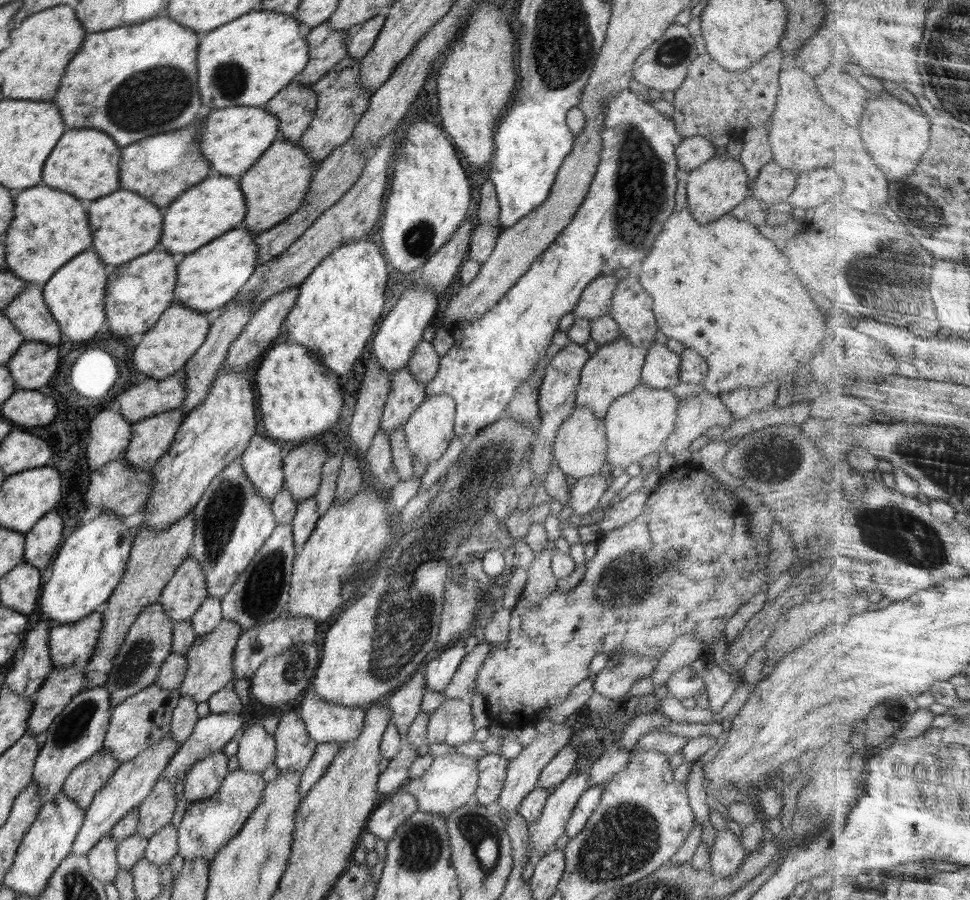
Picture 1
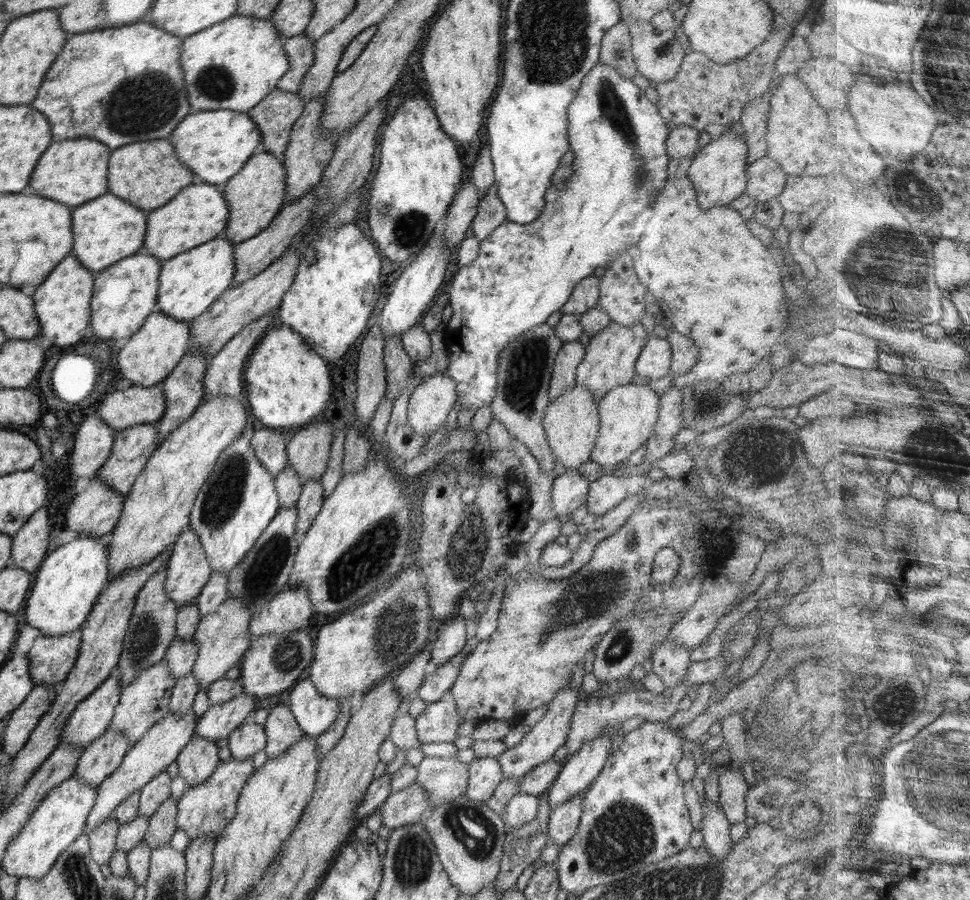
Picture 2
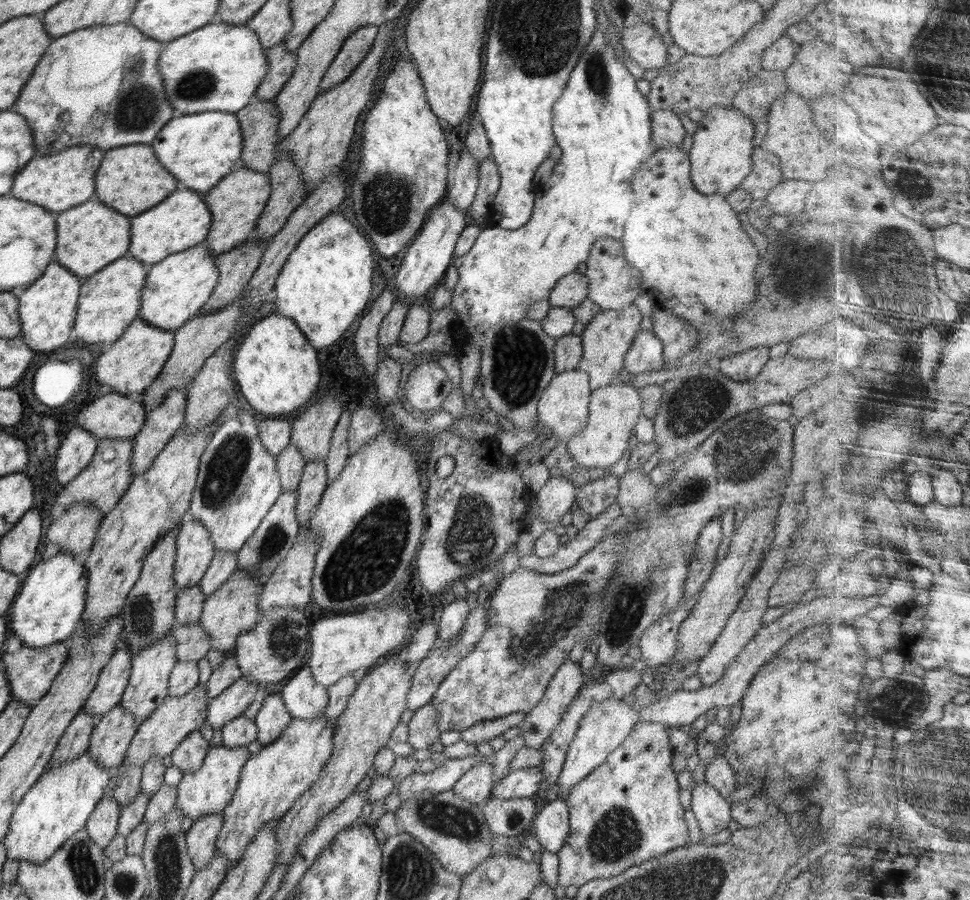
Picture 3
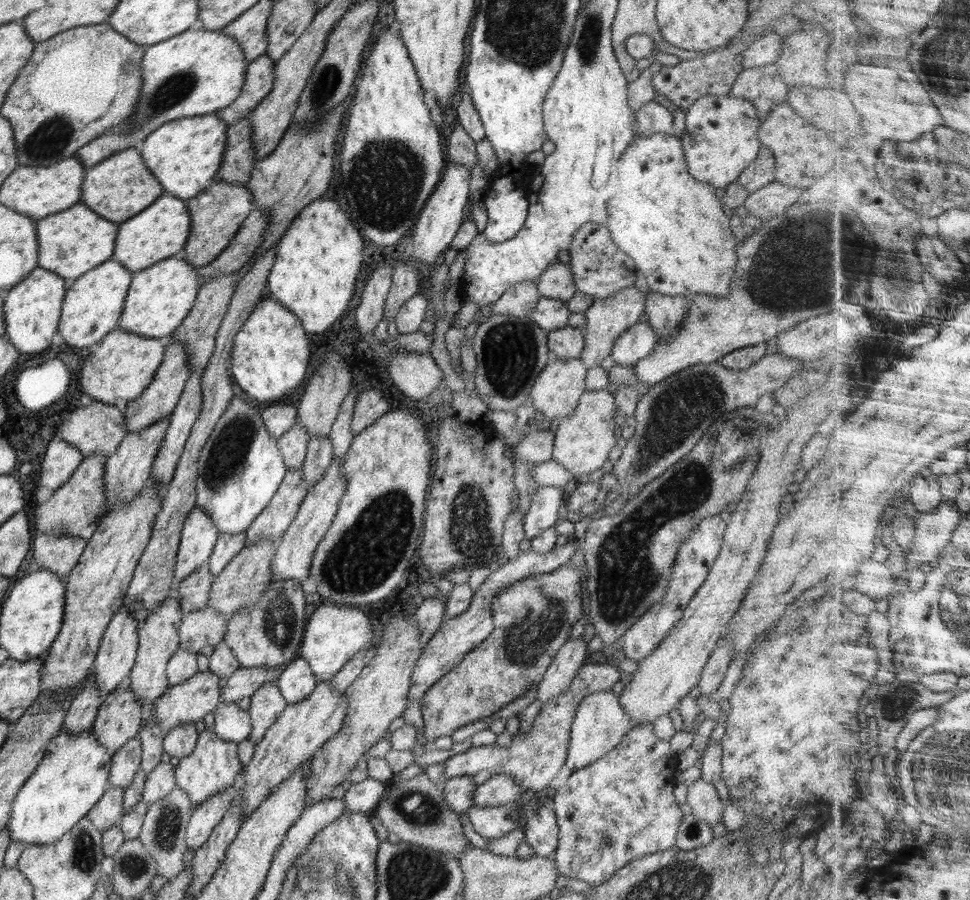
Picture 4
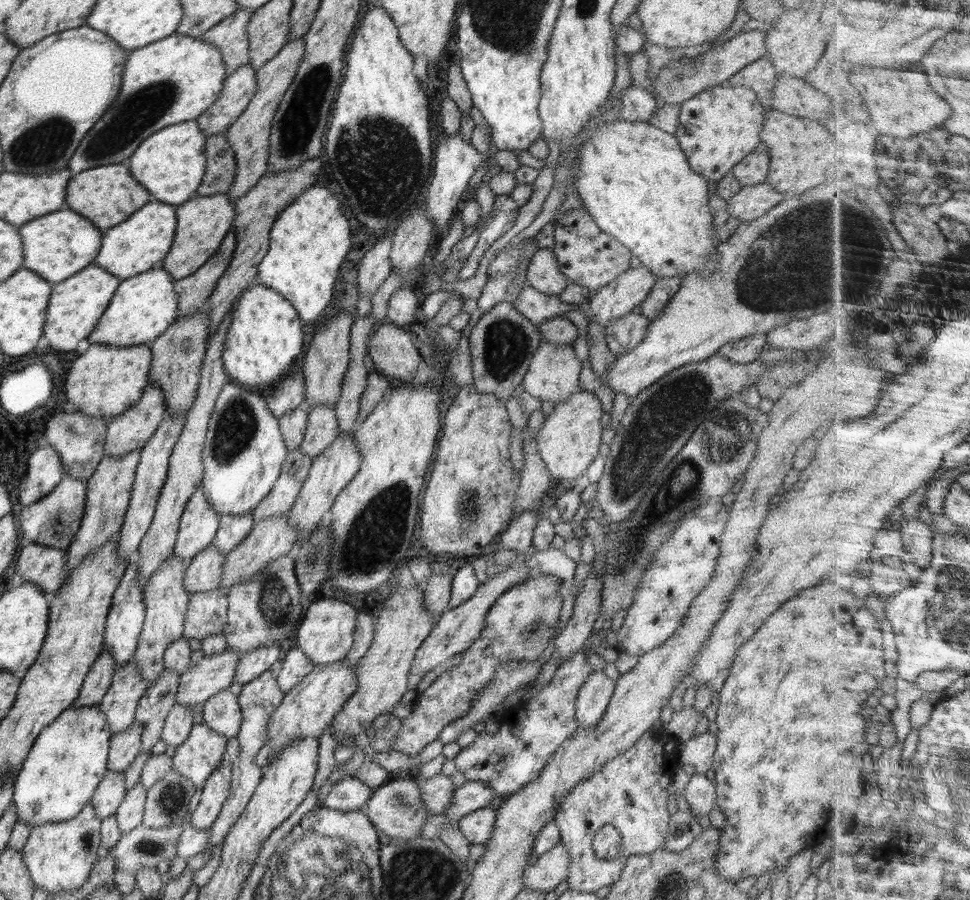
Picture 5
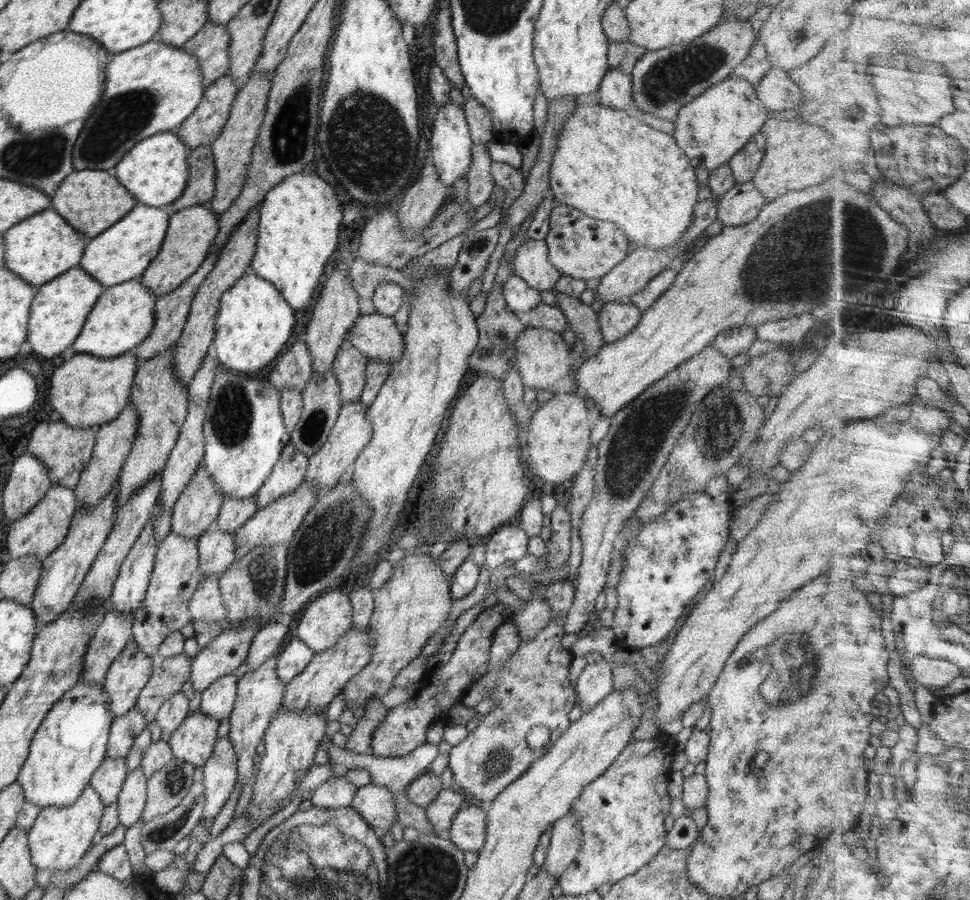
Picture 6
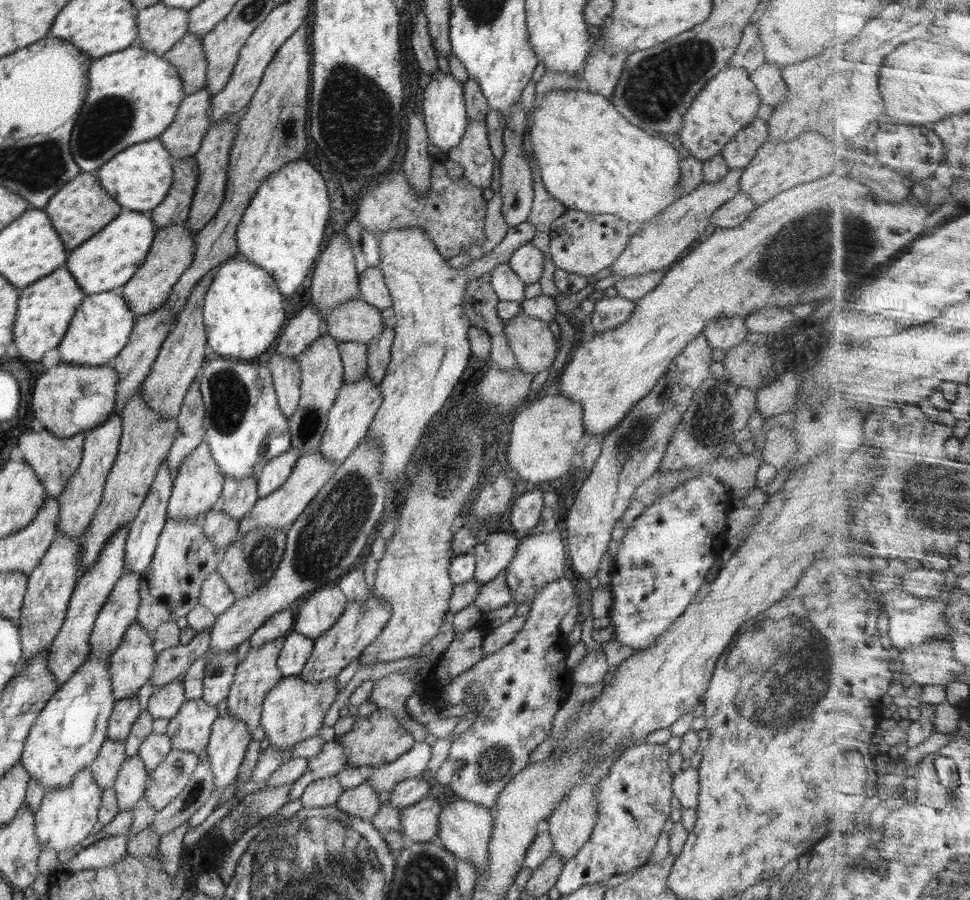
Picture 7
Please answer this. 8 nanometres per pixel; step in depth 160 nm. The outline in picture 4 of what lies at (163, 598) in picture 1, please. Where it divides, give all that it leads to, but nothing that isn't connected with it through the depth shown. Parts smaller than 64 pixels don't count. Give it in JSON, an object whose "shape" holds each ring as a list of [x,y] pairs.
{"shape":[[[194,507],[184,521],[181,530],[173,577],[181,581],[199,566],[208,562],[213,554],[219,530],[202,509]]]}

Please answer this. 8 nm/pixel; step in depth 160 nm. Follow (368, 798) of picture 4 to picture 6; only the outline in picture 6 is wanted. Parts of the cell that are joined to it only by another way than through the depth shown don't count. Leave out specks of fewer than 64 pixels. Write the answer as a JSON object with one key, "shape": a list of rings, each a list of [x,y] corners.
{"shape":[[[345,776],[332,777],[314,789],[311,802],[313,806],[325,809],[348,807],[351,806],[357,788]]]}

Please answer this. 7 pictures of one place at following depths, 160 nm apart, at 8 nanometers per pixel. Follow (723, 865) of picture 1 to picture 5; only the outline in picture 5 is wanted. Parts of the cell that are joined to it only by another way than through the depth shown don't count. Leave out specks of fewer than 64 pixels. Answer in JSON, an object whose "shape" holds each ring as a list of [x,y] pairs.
{"shape":[[[696,772],[689,778],[684,791],[684,798],[698,815],[707,814],[717,806],[717,794],[715,783],[708,779],[705,774]]]}

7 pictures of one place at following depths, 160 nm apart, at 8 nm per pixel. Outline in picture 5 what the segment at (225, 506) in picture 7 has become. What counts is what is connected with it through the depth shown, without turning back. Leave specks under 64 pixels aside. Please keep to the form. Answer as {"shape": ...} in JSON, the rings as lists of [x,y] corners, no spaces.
{"shape":[[[251,512],[238,516],[220,515],[219,523],[213,546],[224,557],[240,545],[255,525]]]}

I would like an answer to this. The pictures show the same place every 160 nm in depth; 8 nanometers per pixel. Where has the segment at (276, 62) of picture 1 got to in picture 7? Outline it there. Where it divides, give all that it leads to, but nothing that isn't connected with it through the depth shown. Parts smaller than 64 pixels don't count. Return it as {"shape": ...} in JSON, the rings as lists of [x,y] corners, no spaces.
{"shape":[[[138,46],[98,57],[90,63],[87,75],[86,98],[69,143],[72,158],[88,173],[95,173],[100,165],[128,146],[157,138],[172,124],[186,96],[178,69],[162,56]]]}

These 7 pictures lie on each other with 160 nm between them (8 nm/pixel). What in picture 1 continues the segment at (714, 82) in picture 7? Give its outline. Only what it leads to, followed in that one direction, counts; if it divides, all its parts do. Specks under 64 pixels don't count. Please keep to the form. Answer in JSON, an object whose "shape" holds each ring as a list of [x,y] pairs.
{"shape":[[[713,156],[697,169],[689,172],[686,194],[689,209],[696,222],[701,225],[717,221],[723,214],[729,213],[739,202],[749,196],[747,172],[739,159],[725,156]]]}

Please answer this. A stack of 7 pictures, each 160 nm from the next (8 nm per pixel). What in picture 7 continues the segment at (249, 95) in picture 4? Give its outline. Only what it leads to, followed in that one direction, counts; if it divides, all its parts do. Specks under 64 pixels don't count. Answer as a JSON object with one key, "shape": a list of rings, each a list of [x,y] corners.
{"shape":[[[207,88],[186,95],[172,124],[159,134],[159,141],[169,150],[173,159],[193,156],[199,151],[202,139],[212,125],[209,108],[213,96]]]}

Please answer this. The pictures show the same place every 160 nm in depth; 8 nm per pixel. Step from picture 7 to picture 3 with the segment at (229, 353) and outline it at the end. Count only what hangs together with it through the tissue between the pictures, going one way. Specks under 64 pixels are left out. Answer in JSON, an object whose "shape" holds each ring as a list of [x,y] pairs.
{"shape":[[[265,310],[245,330],[243,341],[233,354],[232,377],[240,386],[242,396],[248,404],[258,412],[258,418],[289,419],[292,412],[310,405],[312,397],[320,382],[320,366],[318,366],[318,350],[315,349],[298,325],[282,313]]]}

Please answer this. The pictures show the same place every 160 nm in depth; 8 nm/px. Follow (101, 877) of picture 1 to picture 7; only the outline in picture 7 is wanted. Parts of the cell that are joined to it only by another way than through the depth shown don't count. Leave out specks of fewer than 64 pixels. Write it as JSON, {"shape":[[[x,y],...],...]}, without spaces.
{"shape":[[[106,738],[102,743],[98,756],[89,767],[102,792],[115,785],[118,771],[126,757],[124,742]]]}

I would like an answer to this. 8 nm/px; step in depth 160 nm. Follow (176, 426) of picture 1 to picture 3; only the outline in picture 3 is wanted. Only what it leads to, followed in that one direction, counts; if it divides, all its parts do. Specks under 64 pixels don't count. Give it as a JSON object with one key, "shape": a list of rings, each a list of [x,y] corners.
{"shape":[[[134,437],[99,441],[98,450],[96,450],[90,464],[72,482],[68,482],[63,491],[57,494],[54,503],[55,513],[64,511],[75,502],[89,502],[107,515],[118,504],[118,501],[132,483],[134,478],[134,475],[132,475],[132,468],[134,468],[132,467],[133,454]]]}

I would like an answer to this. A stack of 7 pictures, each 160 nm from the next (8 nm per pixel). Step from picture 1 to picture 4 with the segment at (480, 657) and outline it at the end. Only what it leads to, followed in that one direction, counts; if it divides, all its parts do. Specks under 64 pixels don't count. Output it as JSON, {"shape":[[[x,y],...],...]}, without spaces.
{"shape":[[[574,538],[574,540],[569,540],[565,546],[556,546],[548,553],[540,554],[533,551],[522,553],[515,559],[509,559],[506,564],[493,571],[480,585],[480,588],[473,593],[470,606],[462,614],[458,614],[454,618],[444,618],[444,622],[436,632],[435,638],[430,638],[426,644],[423,644],[421,655],[412,669],[408,698],[416,700],[417,697],[423,697],[428,689],[466,656],[466,653],[480,646],[481,642],[493,631],[491,606],[496,593],[502,588],[510,586],[512,581],[522,580],[534,574],[549,573],[568,564],[570,557],[579,550],[579,547],[578,540]]]}

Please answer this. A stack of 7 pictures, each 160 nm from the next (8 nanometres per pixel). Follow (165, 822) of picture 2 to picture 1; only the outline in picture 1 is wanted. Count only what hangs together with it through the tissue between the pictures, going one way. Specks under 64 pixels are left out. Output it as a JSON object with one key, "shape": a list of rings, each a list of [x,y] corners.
{"shape":[[[170,824],[155,832],[148,840],[144,856],[155,865],[168,865],[179,854],[177,829]]]}

